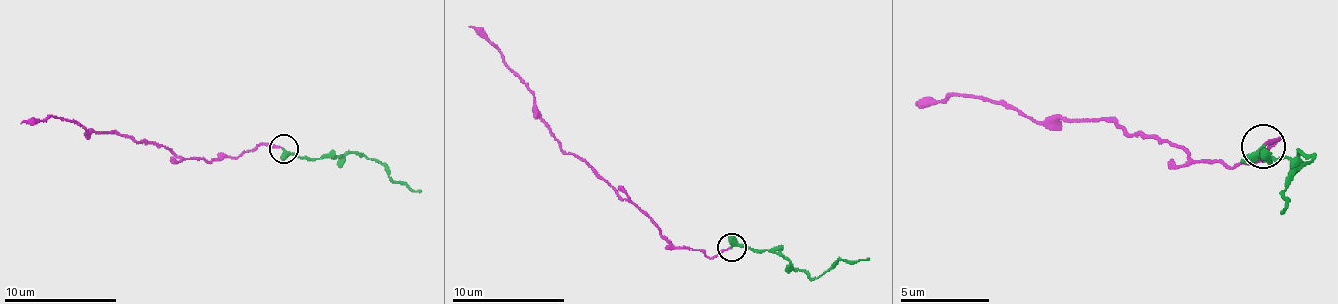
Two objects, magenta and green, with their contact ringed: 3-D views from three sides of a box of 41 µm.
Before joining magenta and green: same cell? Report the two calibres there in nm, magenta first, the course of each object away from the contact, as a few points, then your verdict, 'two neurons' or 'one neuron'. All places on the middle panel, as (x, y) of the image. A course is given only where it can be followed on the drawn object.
calibres 140 and 300 nm; course magenta (729, 246), (707, 257), (698, 249), (676, 246), (633, 204), (560, 147), (537, 108), (529, 85), (469, 26); course green (732, 246), (769, 249), (794, 269), (814, 277), (828, 272), (840, 260), (868, 257); one neuron

